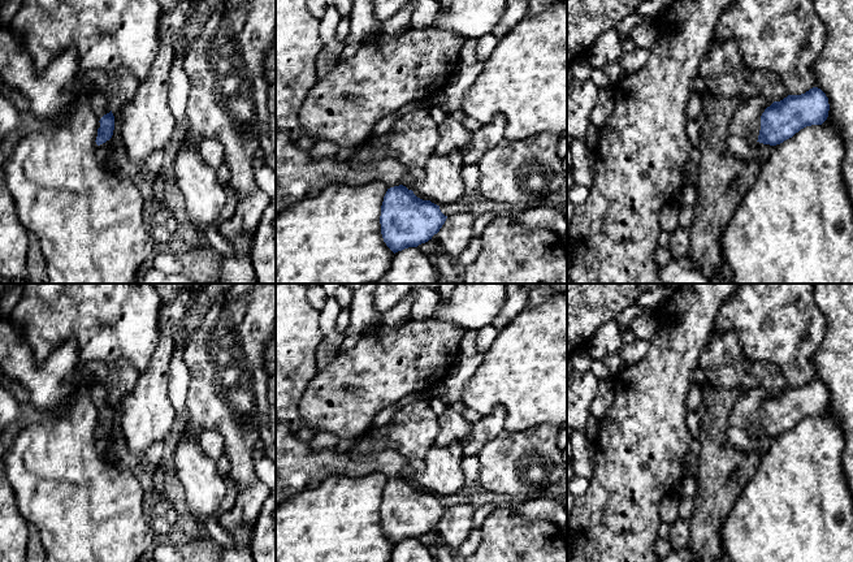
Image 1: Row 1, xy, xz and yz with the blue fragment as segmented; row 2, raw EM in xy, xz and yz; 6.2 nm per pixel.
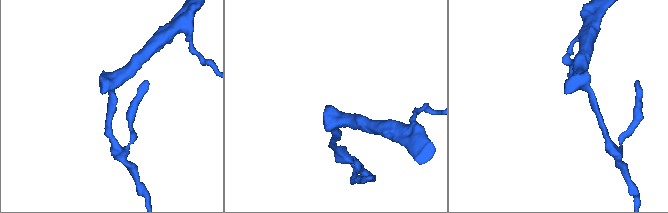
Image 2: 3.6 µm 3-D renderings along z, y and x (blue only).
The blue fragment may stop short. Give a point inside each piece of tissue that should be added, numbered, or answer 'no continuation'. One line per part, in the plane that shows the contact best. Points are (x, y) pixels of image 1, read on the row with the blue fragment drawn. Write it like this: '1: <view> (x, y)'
1: yz (745, 124)

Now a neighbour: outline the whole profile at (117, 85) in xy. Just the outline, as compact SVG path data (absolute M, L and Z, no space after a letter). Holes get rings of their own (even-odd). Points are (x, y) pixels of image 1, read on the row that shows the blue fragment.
M117 68L113 70L94 69L87 82L88 88L96 90L107 96L112 105L120 104L137 92L139 81L127 68Z

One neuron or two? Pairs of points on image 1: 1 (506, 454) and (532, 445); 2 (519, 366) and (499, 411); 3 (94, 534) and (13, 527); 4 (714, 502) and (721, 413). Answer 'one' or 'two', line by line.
1: one
2: two
3: two
4: one

